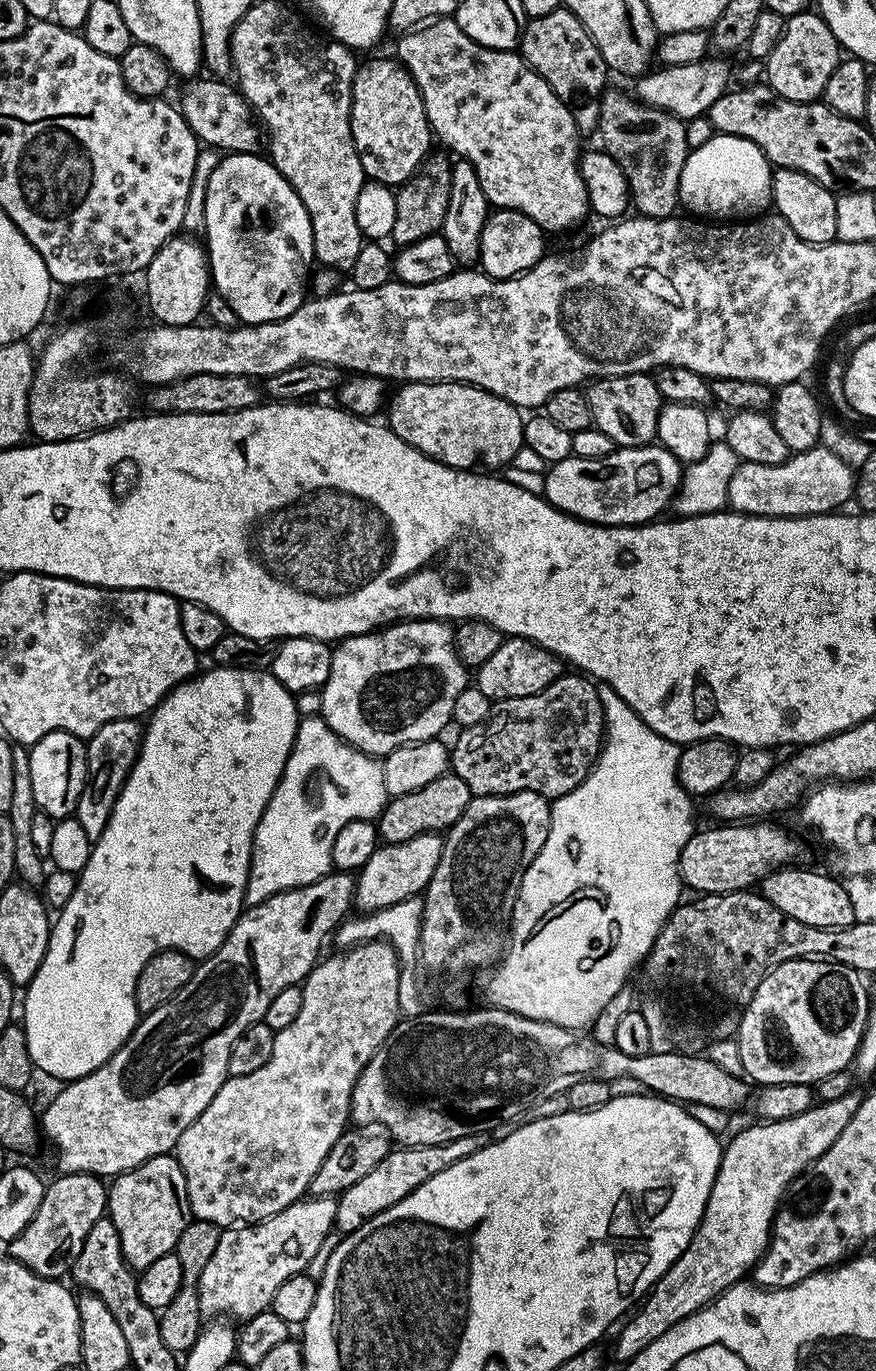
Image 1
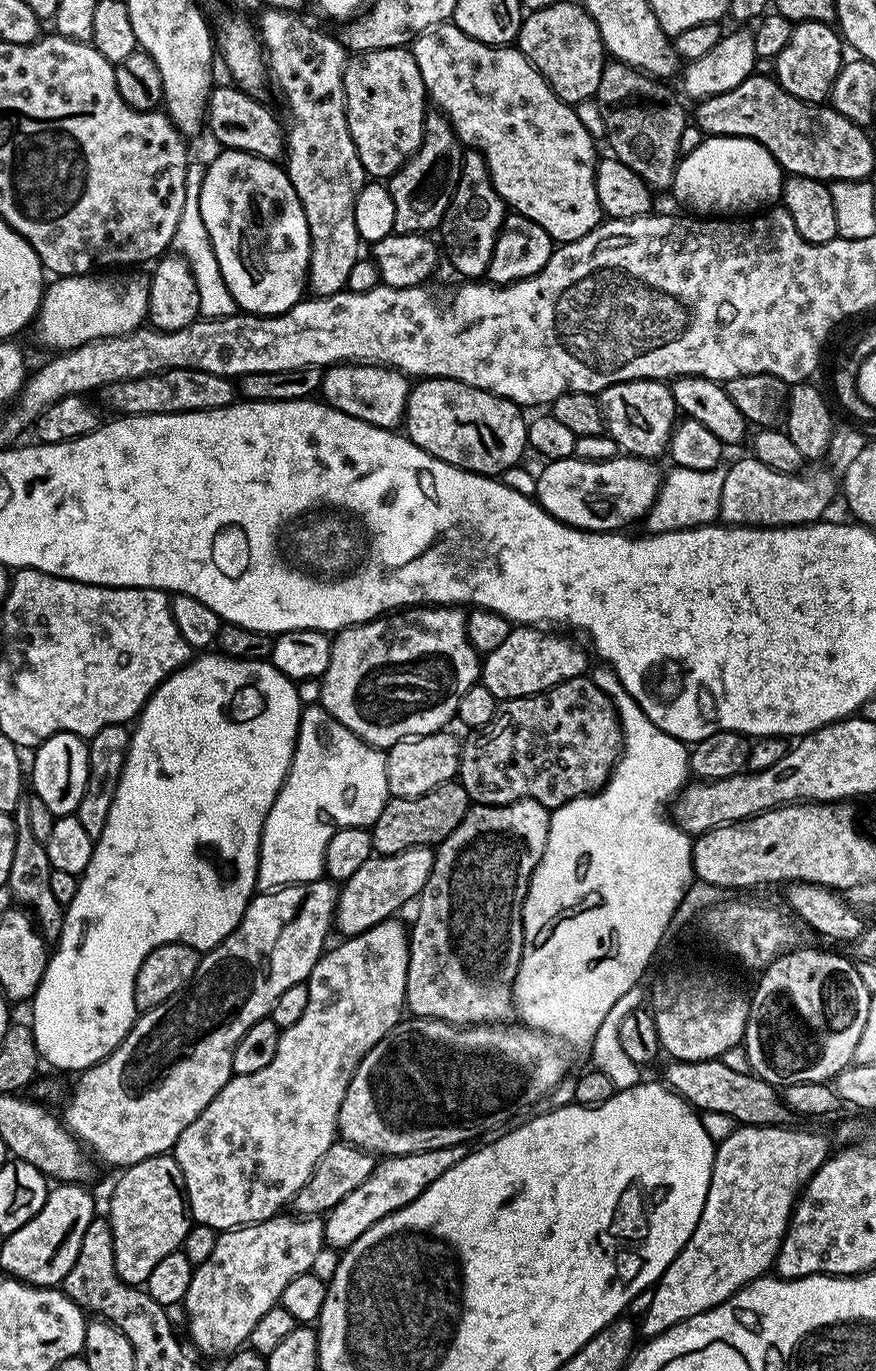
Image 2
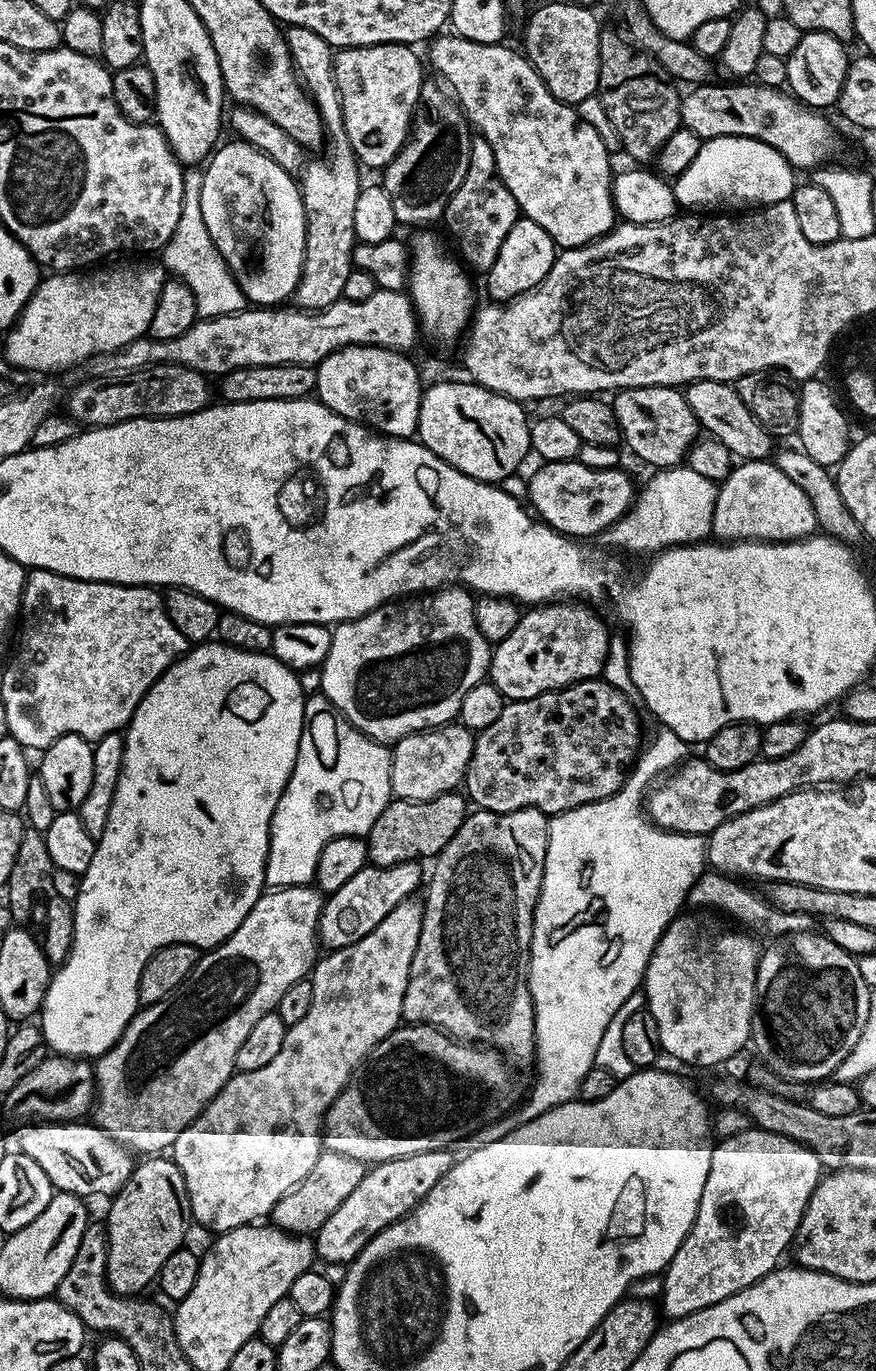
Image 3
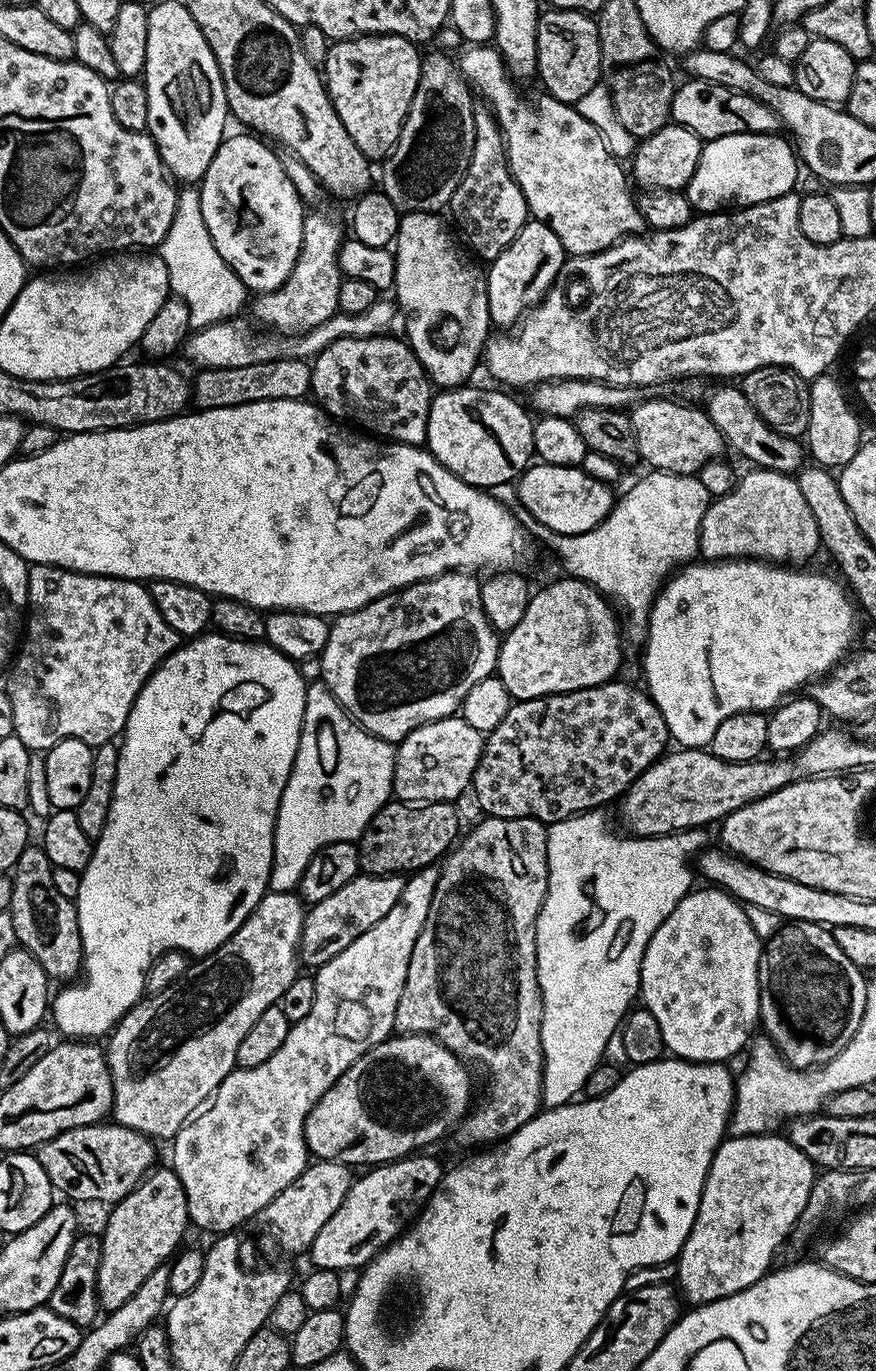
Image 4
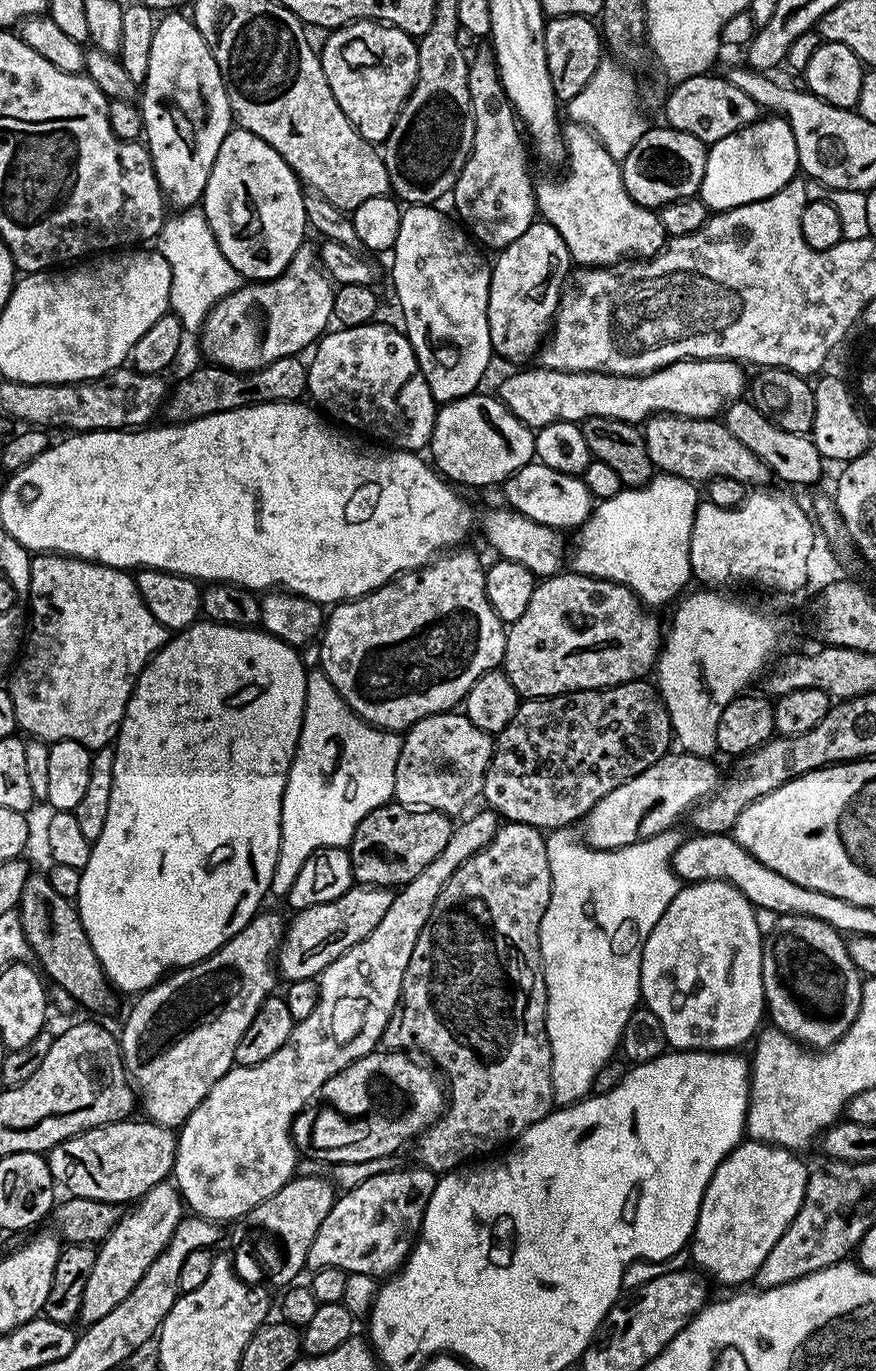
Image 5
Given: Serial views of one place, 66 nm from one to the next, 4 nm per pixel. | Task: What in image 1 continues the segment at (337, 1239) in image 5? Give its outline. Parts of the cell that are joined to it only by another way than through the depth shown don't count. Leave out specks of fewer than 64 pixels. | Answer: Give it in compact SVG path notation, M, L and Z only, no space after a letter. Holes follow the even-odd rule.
M479 1135L454 1138L454 1142L446 1142L438 1146L418 1146L417 1148L400 1146L389 1151L388 1156L382 1158L382 1162L378 1162L378 1166L374 1166L374 1170L370 1170L370 1174L366 1174L366 1178L354 1182L354 1186L350 1186L350 1190L340 1193L336 1200L336 1228L344 1234L358 1230L358 1226L362 1226L362 1222L370 1222L370 1218L374 1218L374 1214L382 1214L382 1210L390 1210L390 1206L402 1202L402 1198L406 1198L406 1194L418 1190L418 1186L422 1186L422 1182L434 1178L434 1174L442 1174L442 1170L454 1166L454 1162L458 1162L462 1158L474 1154L483 1148L485 1143L485 1137Z

